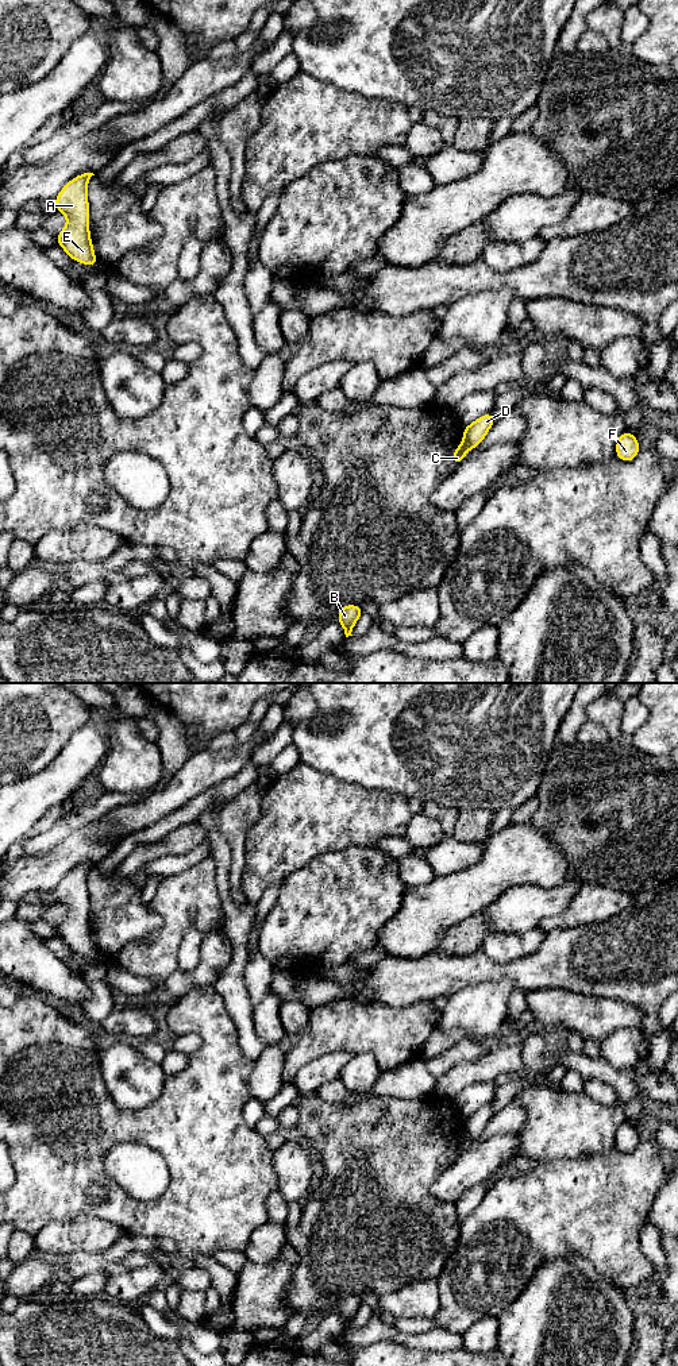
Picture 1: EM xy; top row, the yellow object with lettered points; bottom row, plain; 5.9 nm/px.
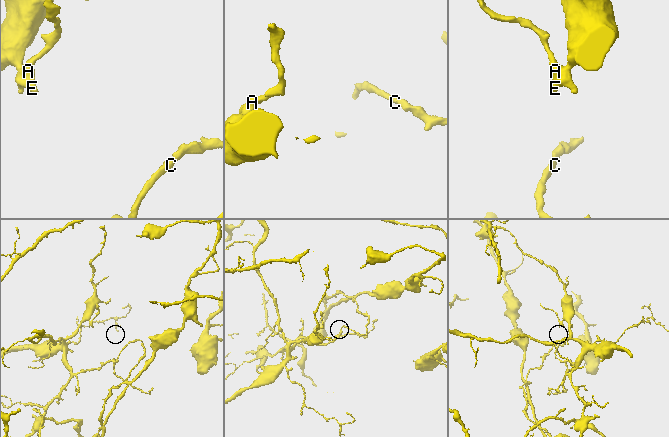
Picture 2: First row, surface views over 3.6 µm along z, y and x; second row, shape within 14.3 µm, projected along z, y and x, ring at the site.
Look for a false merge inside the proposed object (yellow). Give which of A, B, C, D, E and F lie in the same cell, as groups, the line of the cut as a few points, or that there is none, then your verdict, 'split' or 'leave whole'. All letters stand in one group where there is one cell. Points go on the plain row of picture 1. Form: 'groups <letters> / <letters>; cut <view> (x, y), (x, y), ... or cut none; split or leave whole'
groups A B C E / D F; cut xy (465, 1130), (470, 1139); split

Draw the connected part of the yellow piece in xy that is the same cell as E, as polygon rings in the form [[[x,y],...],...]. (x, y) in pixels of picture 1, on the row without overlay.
[[[93,864],[78,865],[54,890],[57,903],[68,908],[65,919],[55,926],[58,937],[78,954],[99,956],[89,922],[88,873]]]

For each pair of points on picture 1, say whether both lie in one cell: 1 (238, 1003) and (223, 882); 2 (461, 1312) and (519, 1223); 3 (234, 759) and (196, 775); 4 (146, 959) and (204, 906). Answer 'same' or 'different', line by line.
1: same
2: same
3: same
4: same

